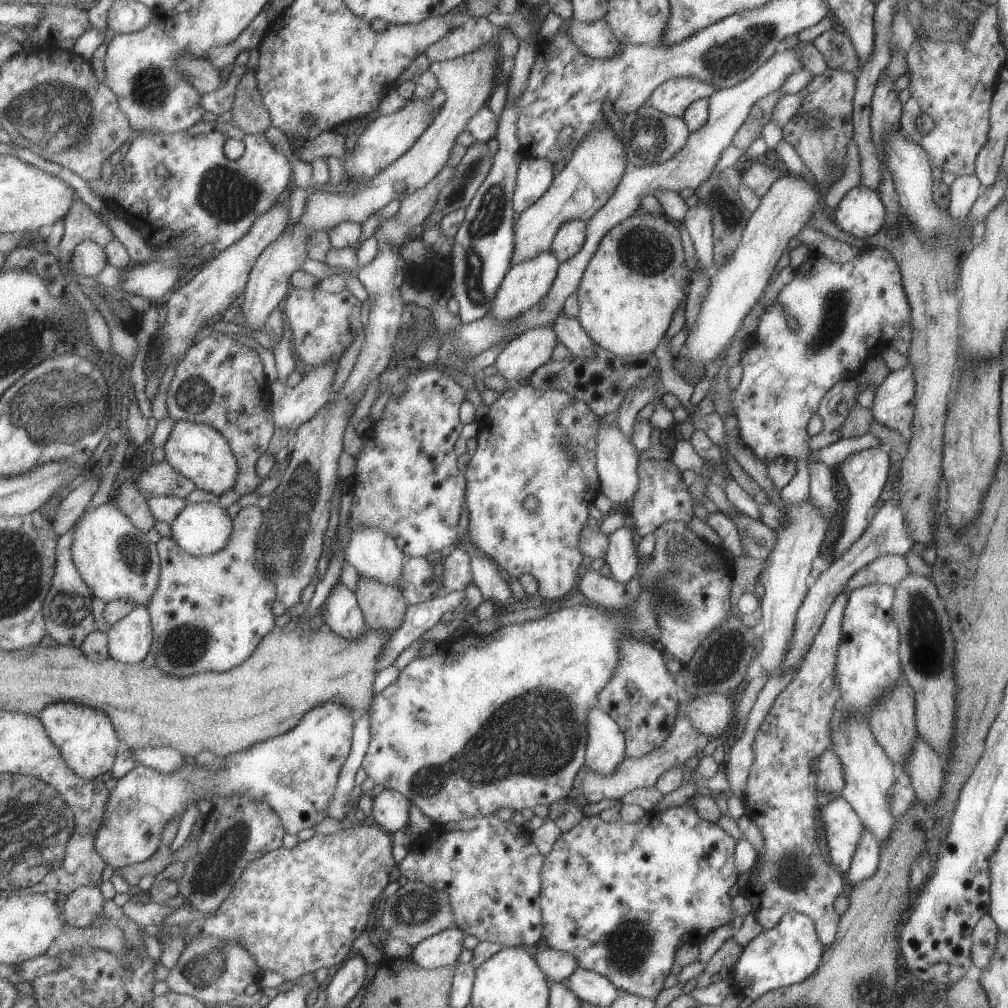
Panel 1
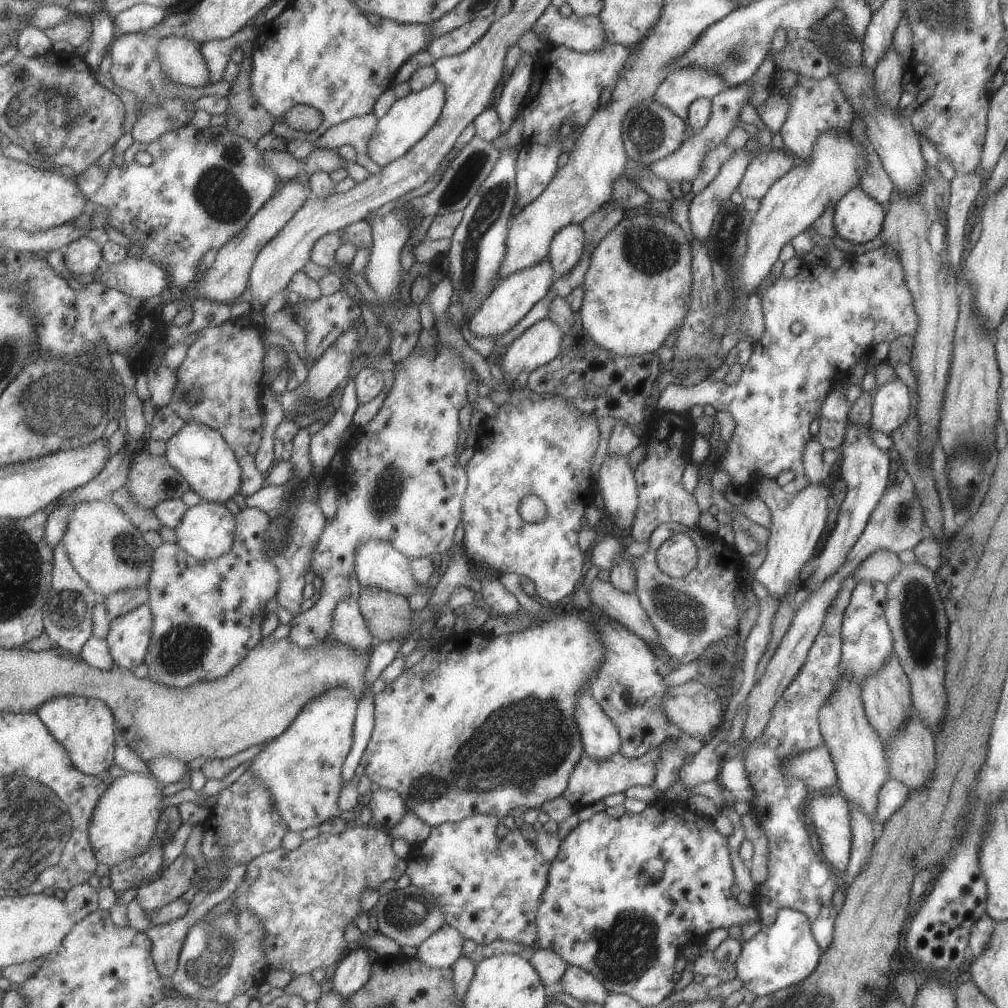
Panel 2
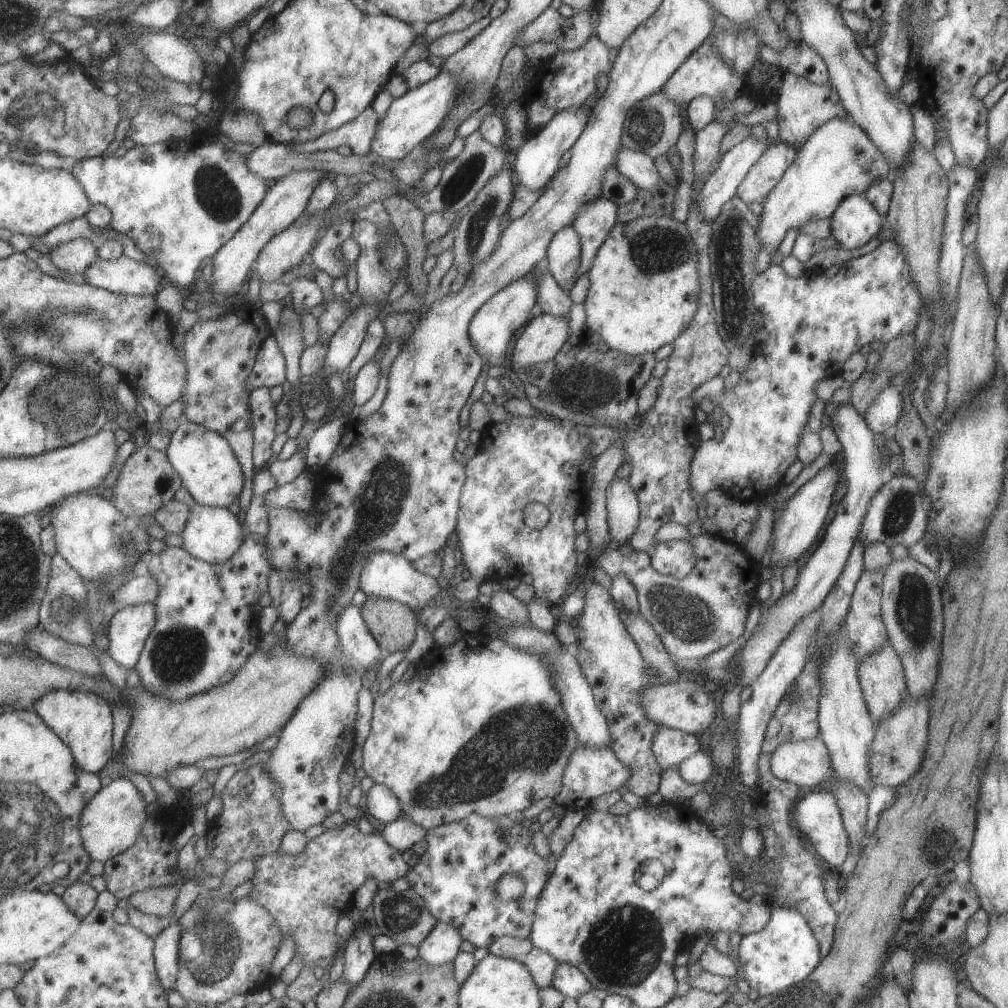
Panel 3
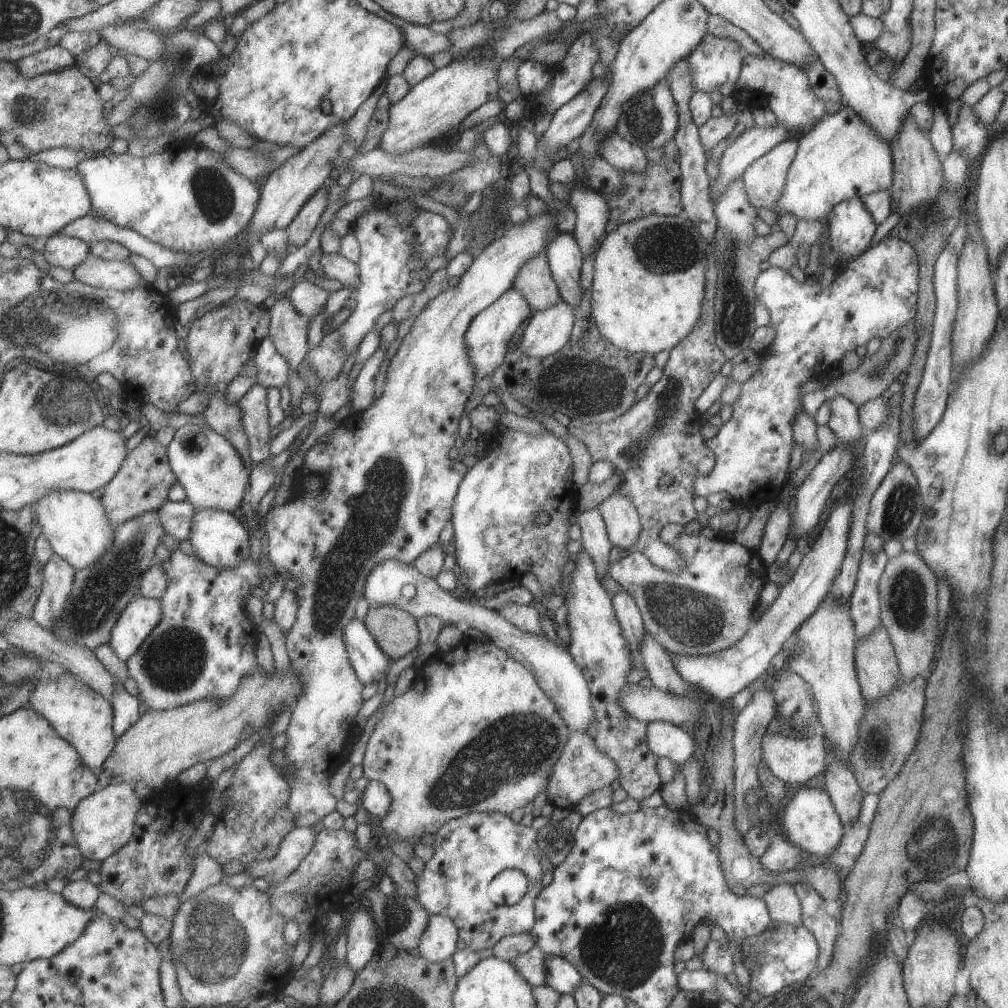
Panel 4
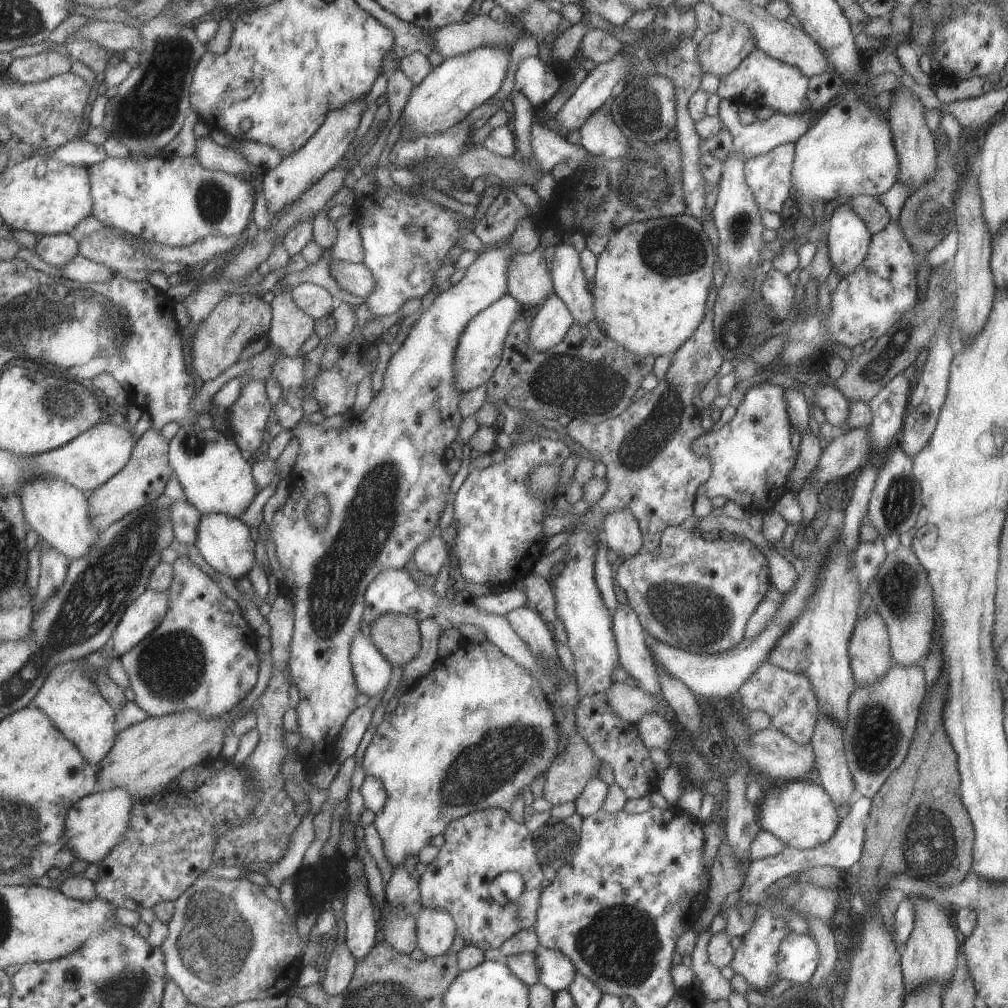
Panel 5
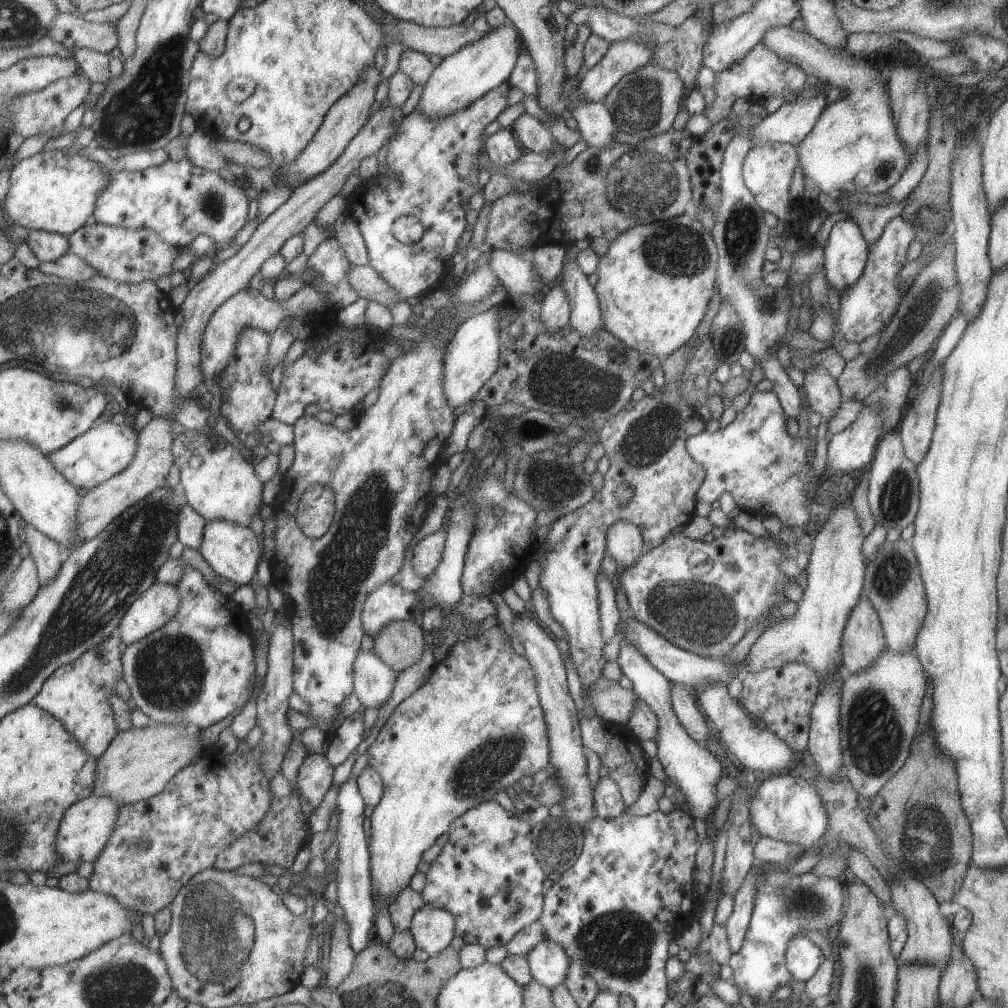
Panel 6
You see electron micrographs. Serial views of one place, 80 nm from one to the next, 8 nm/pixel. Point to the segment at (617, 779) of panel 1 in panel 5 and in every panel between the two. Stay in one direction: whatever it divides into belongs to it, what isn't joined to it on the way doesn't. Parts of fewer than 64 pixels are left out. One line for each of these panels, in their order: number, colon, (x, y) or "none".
2: (591, 779)
3: (589, 772)
4: (581, 768)
5: (566, 776)

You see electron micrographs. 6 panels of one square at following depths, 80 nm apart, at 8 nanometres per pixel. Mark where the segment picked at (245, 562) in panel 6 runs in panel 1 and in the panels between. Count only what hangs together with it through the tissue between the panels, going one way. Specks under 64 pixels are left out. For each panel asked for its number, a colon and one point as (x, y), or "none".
1: (203, 529)
2: (208, 531)
3: (214, 534)
4: (219, 538)
5: (226, 544)

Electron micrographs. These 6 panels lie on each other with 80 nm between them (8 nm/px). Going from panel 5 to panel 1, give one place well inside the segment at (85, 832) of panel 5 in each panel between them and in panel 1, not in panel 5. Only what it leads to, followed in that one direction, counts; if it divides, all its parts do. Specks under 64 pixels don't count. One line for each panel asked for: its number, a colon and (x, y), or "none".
1: (296, 772)
2: (123, 825)
3: (113, 821)
4: (104, 822)

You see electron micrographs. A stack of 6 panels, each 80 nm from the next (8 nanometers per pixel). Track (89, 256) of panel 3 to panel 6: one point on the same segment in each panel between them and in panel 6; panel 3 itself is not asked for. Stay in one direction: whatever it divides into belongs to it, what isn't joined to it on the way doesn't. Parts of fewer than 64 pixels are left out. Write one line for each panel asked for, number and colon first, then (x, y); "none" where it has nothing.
4: (60, 251)
5: (57, 250)
6: (47, 246)

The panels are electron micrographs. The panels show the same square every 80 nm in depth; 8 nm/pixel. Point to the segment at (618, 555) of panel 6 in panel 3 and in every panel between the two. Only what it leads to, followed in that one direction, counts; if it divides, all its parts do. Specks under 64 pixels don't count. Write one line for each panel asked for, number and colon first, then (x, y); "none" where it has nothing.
3: (622, 512)
4: (622, 525)
5: (621, 533)

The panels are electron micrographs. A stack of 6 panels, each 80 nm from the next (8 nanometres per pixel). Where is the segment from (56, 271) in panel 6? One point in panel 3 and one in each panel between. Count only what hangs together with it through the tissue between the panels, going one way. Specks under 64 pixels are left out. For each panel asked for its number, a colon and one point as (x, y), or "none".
3: (124, 275)
4: (97, 272)
5: (82, 269)

